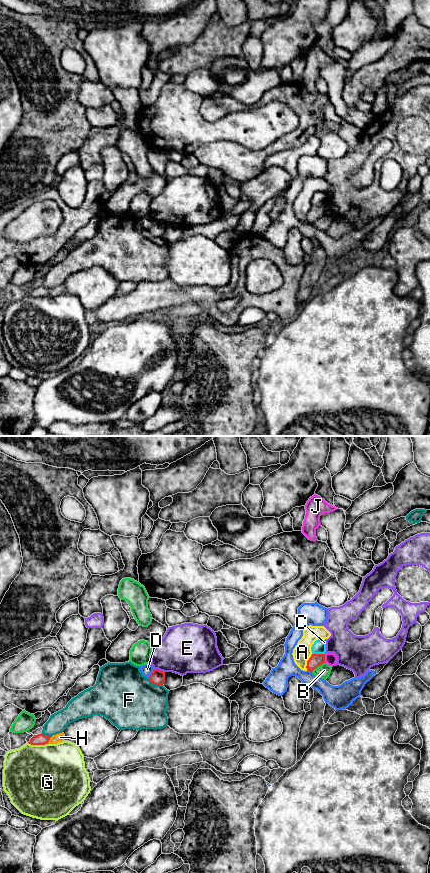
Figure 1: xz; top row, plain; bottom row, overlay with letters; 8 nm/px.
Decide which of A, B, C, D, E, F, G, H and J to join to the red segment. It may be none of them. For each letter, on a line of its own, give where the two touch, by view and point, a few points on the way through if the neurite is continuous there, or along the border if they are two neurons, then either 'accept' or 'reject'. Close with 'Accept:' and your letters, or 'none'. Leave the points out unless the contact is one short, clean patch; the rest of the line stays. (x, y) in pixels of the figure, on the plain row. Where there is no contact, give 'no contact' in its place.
A: meets red in xz at (307, 214); reject
B: meets red in xz at (317, 218); border along xz (324, 214), (311, 223); reject
C: meets red in xz at (318, 206); border along xz (312, 205), (324, 206); reject
D: meets red in xz at (151, 225); reject
E: meets red in xz at (159, 222); reject
F: meets red in xz at (155, 236); reject
G: meets red in xz at (38, 296); reject
H: meets red in xz at (49, 291); reject
J: meets red in xz at (324, 210); border along xz (324, 206), (325, 214); reject
Accept: none

